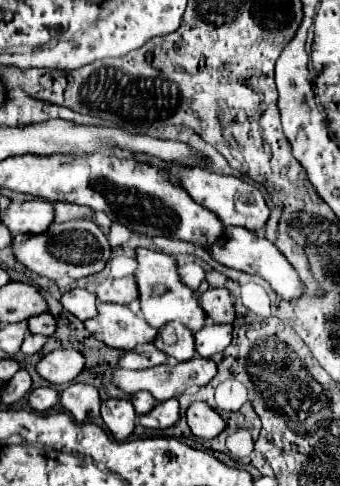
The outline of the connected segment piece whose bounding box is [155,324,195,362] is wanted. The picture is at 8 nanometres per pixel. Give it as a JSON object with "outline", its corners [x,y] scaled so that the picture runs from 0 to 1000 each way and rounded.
{"outline":[[[538,667],[515,671],[515,700],[503,708],[485,708],[485,700],[468,691],[456,700],[456,712],[479,720],[491,733],[515,737],[521,745],[544,745],[574,733],[574,708],[568,708],[568,683],[544,675]]]}

